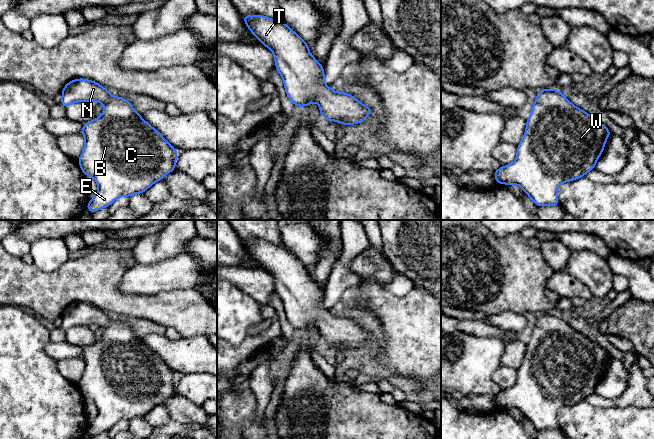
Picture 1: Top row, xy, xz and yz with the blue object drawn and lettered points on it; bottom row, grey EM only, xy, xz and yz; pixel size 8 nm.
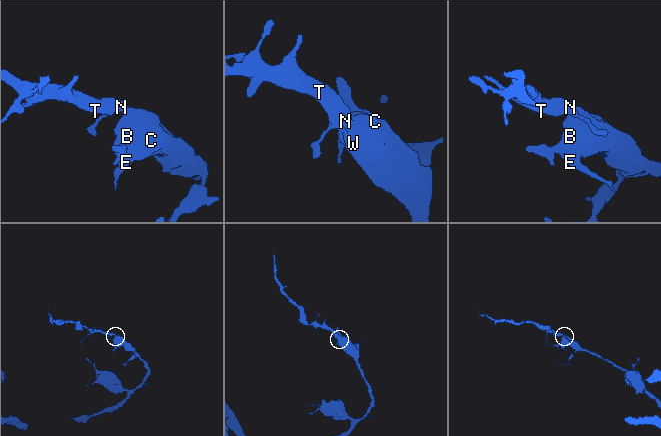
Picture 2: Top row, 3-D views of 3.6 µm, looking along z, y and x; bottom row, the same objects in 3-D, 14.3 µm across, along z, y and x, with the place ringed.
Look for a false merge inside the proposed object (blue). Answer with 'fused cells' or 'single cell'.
single cell

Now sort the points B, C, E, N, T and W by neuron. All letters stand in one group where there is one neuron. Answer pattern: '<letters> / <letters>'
B C E N T W

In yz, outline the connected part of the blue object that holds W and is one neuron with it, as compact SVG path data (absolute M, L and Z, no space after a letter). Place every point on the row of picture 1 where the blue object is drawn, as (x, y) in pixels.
M558 89L539 90L525 135L517 146L516 160L494 171L494 178L498 184L520 186L536 206L560 206L558 187L594 170L610 135L607 127L573 105Z

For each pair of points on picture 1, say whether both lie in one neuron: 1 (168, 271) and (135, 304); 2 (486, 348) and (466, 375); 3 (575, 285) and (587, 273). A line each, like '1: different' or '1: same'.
1: different
2: same
3: different

